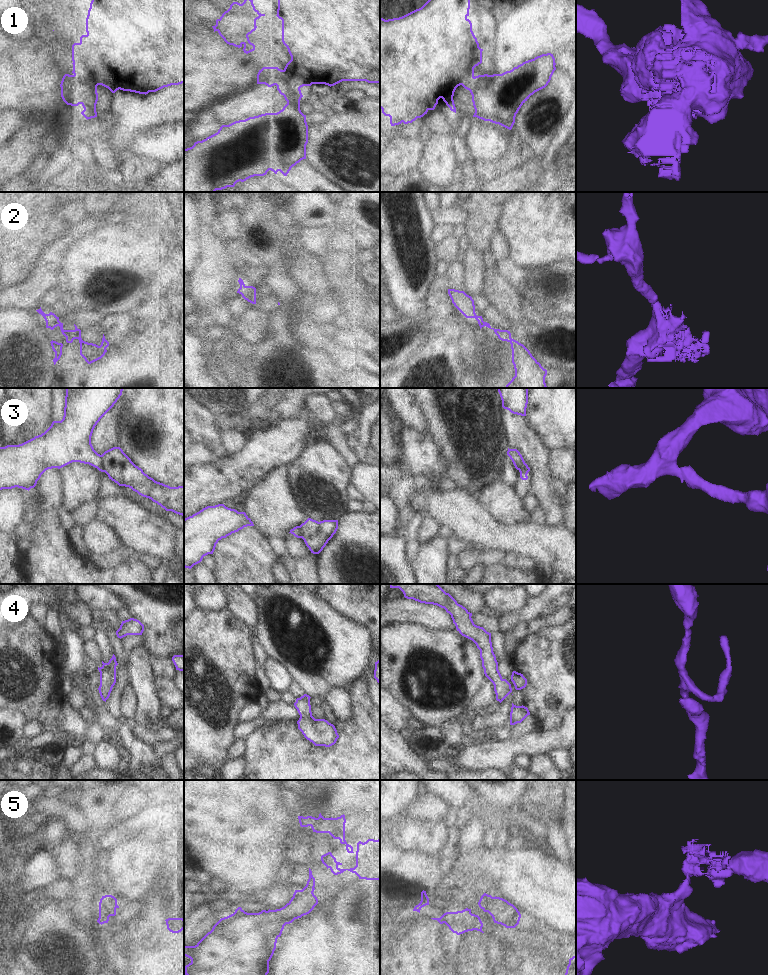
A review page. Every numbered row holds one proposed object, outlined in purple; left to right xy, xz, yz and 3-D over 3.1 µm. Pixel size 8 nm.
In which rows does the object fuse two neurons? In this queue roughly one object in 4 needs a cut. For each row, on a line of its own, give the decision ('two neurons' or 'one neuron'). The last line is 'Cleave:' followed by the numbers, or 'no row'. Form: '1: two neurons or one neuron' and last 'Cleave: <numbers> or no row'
1: two neurons
2: one neuron
3: two neurons
4: one neuron
5: one neuron
Cleave: 1, 3

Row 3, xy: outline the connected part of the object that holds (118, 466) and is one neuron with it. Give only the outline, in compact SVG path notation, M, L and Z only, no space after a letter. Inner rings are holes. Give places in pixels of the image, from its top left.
M120 447L105 451L102 457L109 479L151 499L166 511L184 516L184 486L170 487L155 481L136 466Z

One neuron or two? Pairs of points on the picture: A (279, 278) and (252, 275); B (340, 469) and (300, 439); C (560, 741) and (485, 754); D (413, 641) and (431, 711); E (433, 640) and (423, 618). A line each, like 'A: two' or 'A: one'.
A: two
B: two
C: one
D: one
E: two

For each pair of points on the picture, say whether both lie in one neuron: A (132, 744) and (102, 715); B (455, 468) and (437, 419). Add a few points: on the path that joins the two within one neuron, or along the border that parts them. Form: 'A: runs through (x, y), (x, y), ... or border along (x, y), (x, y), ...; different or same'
A: runs through (125, 736), (115, 723), (110, 722); same
B: runs through (455, 456), (449, 431); same

